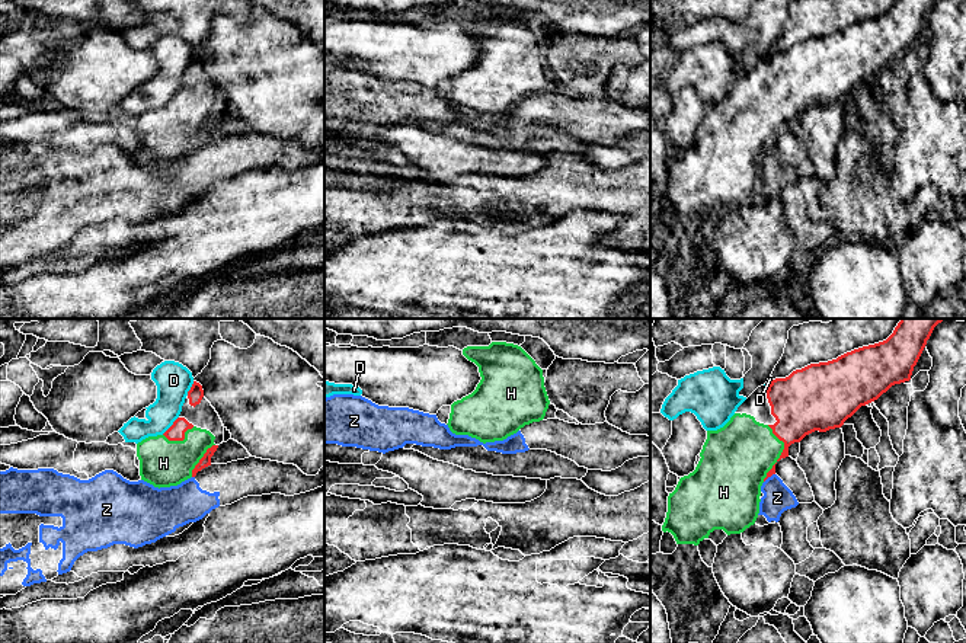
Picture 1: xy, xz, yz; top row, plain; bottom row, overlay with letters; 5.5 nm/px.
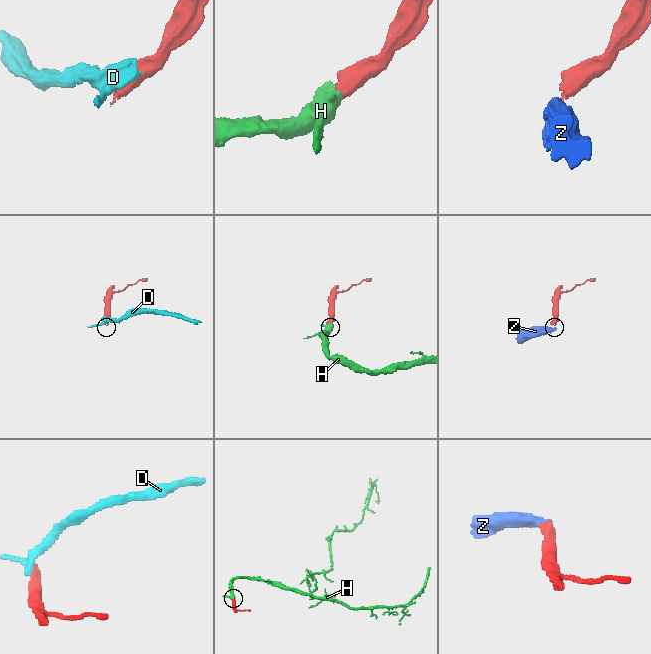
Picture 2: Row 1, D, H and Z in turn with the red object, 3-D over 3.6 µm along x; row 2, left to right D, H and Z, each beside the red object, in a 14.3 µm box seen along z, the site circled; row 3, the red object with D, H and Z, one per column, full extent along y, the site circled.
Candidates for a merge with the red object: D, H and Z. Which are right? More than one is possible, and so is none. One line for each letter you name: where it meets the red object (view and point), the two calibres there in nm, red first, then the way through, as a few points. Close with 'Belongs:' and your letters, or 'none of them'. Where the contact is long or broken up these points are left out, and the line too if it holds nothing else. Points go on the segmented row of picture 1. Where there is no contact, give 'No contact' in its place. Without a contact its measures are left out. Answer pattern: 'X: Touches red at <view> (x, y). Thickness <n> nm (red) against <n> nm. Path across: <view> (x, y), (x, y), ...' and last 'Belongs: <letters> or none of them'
H: Touches red at yz (781, 453). Thickness 260 nm (red) against 380 nm
Belongs: H

